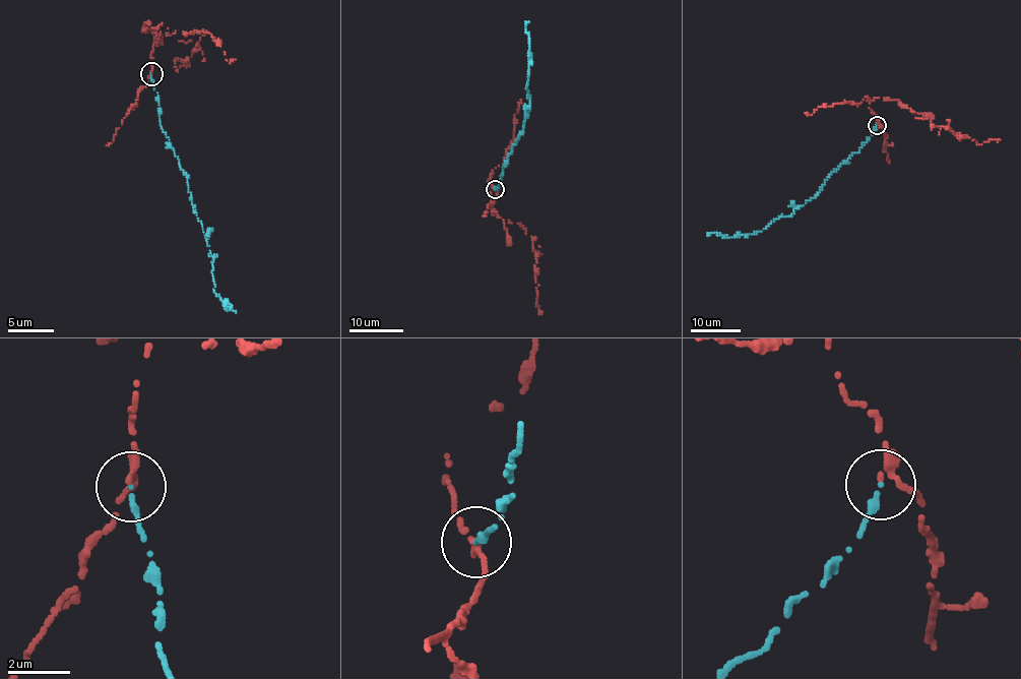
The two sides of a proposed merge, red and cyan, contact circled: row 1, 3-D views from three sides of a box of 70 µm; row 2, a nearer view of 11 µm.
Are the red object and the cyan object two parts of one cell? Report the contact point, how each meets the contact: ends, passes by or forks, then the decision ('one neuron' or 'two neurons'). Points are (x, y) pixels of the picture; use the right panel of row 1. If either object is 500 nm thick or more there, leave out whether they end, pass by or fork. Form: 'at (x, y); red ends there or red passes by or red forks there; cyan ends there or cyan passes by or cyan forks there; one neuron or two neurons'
at (877, 125); red ends there; cyan ends there; two neurons

